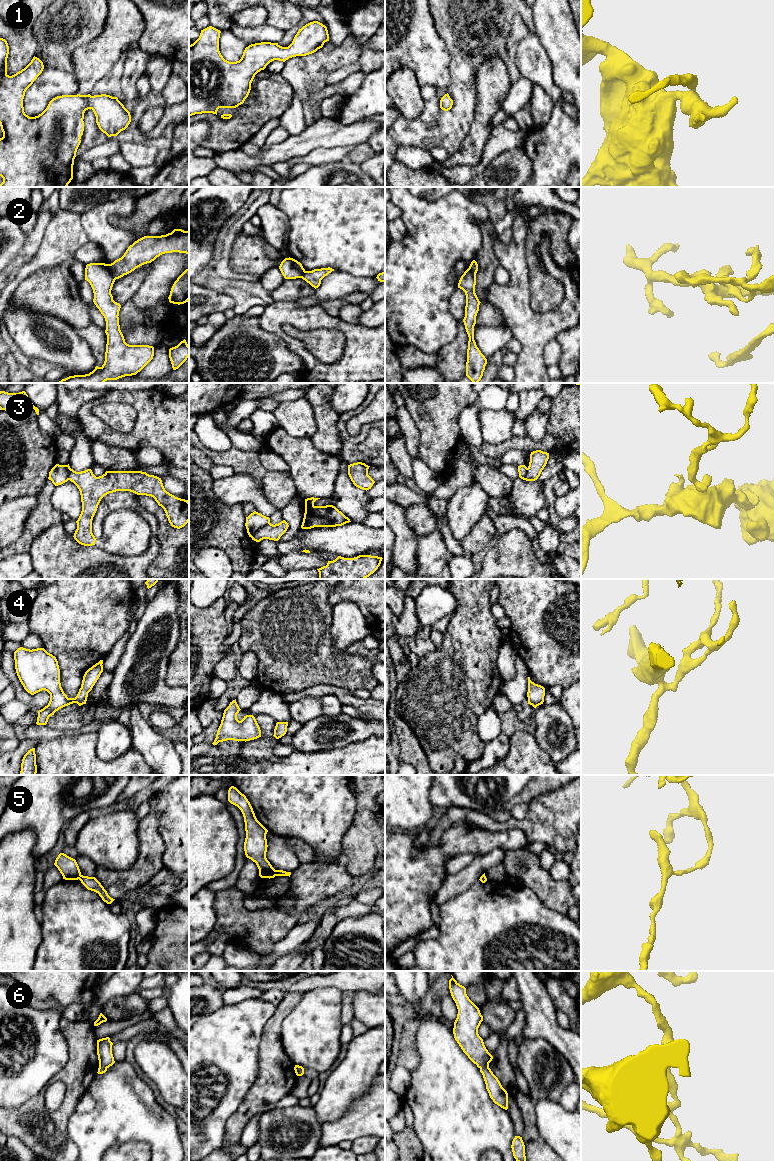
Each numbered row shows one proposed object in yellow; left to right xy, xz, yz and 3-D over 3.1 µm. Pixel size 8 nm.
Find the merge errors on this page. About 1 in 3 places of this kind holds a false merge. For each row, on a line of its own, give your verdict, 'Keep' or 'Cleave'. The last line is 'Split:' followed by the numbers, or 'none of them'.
1: Keep
2: Cleave
3: Cleave
4: Keep
5: Cleave
6: Keep
Split: 2, 3, 5

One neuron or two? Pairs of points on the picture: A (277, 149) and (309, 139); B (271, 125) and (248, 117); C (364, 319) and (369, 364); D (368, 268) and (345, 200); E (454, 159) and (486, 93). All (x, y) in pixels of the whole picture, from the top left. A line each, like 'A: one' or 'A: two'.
A: one
B: two
C: two
D: one
E: one

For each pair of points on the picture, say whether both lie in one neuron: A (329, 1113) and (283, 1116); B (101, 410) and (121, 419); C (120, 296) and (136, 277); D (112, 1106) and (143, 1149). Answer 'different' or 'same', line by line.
A: different
B: same
C: same
D: different

